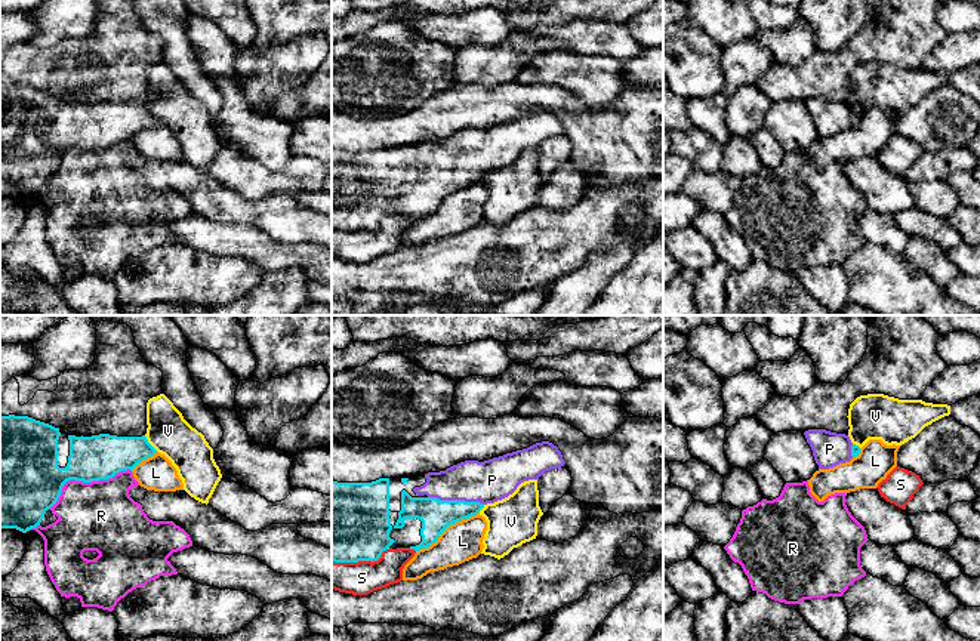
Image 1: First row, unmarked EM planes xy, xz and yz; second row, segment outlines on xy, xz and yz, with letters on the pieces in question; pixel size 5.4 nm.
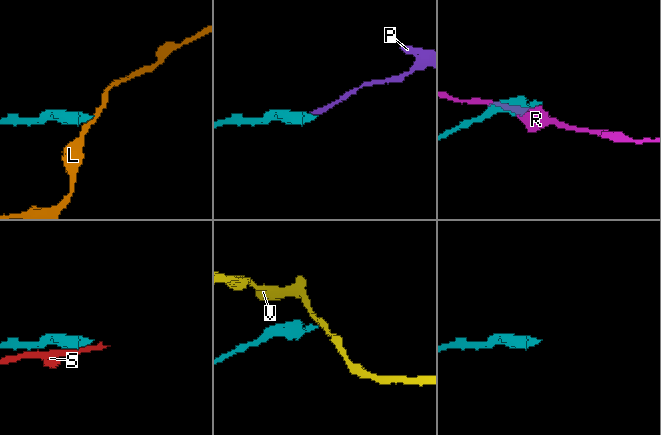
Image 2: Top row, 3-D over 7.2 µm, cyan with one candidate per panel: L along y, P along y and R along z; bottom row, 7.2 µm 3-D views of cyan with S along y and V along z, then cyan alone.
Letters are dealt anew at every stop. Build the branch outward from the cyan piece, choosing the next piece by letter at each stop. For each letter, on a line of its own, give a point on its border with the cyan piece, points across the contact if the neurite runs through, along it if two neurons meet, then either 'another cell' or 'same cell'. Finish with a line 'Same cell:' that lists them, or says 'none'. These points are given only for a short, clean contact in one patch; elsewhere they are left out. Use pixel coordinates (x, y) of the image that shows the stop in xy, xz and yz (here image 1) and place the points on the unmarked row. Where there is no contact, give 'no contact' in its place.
L: xz (446, 196) | along xz (478, 181), (452, 191), (434, 210), (416, 219) | another cell
P: xz (456, 169) | across xz (435, 184), (456, 169), (472, 153), (492, 148) | same cell
R: xy (85, 150) | another cell
S: xz (361, 228) | another cell
V: xy (148, 111) | along xy (144, 104), (157, 119) | another cell
Same cell: P

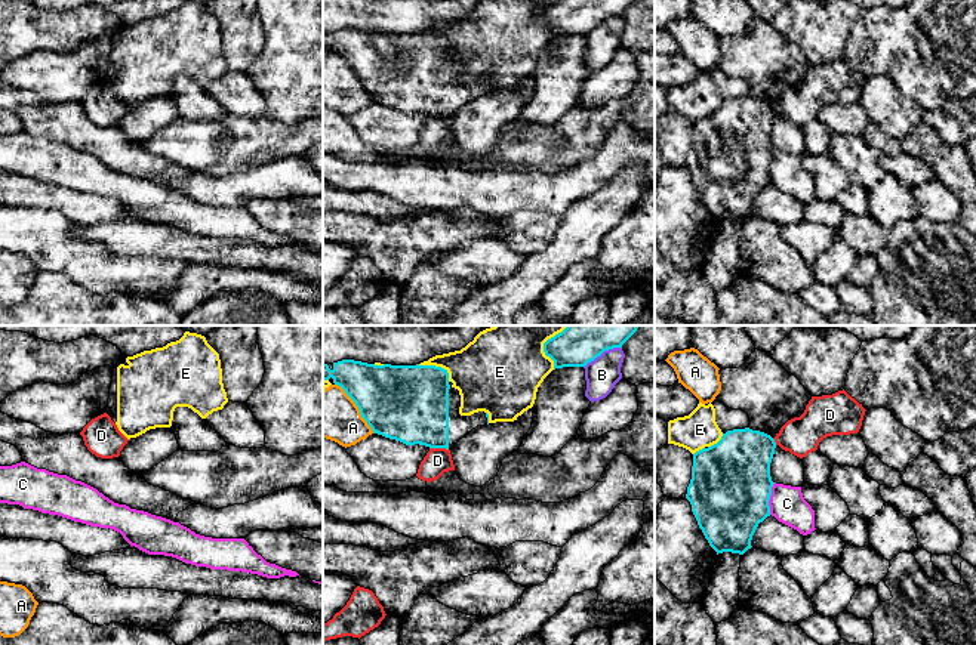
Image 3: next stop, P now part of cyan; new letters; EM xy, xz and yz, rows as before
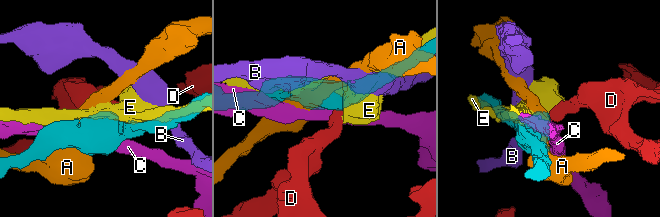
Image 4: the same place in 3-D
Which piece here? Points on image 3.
A: xz (357, 74) | another cell
B: xz (602, 21) | along xz (621, 15), (605, 18), (584, 36) | another cell
C: yz (769, 167) | another cell
D: xz (439, 116) | along xz (430, 116), (445, 116), (448, 119) | another cell
E: xz (437, 36) | another cell
Same cell: none

